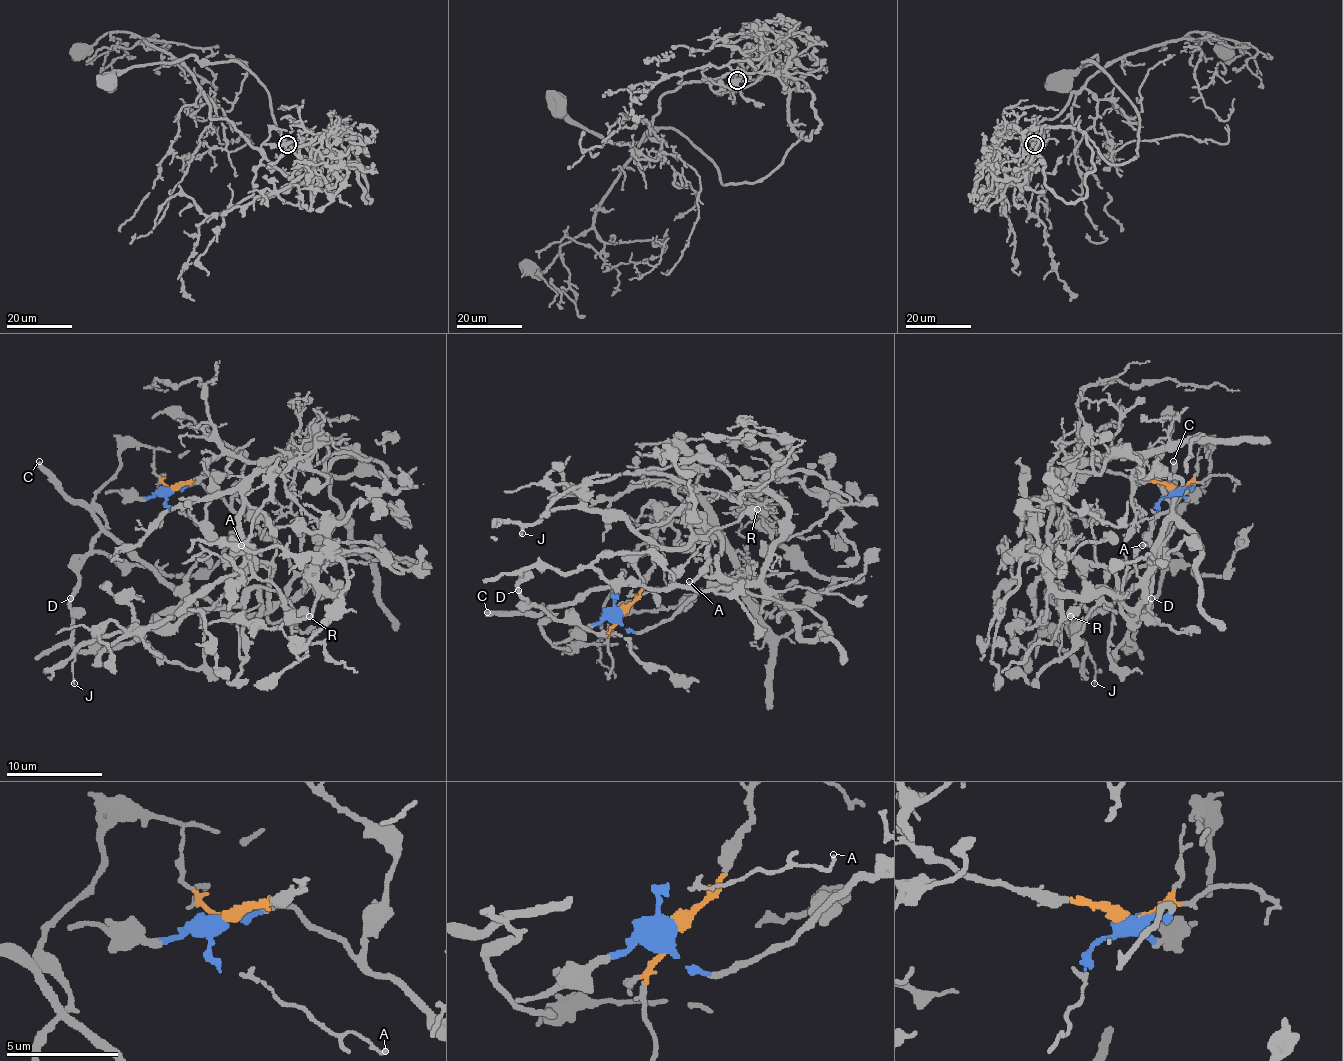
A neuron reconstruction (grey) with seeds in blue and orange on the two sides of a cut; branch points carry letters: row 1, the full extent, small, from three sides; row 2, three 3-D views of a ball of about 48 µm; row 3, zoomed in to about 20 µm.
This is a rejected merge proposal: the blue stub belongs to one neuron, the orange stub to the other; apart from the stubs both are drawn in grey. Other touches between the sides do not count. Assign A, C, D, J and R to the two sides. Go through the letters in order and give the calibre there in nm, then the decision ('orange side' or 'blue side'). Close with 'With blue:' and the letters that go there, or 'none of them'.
A: 150 nm | blue side
C: 400 nm | blue side
D: 300 nm | blue side
J: 150 nm | orange side
R: 650 nm | orange side
With blue: A, C, D

